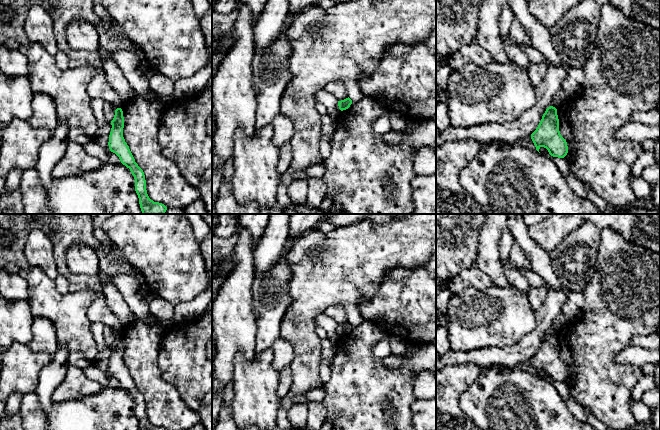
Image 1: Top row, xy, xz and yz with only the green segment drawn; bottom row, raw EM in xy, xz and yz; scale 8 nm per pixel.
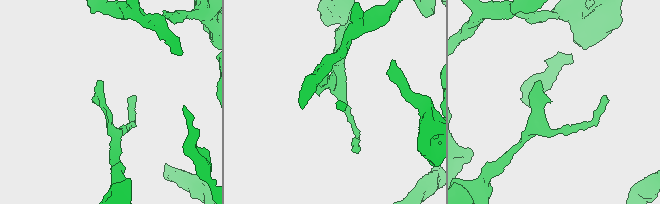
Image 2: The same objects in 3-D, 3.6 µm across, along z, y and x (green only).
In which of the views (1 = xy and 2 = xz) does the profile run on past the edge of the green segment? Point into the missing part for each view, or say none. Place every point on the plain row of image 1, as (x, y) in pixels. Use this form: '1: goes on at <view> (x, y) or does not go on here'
1: does not go on here
2: does not go on here

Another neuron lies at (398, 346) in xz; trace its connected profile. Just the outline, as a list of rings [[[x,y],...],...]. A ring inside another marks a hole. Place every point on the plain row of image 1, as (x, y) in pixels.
[[[393,335],[388,336],[388,338],[390,341],[392,354],[397,356],[403,356],[406,352],[407,342],[404,339]]]

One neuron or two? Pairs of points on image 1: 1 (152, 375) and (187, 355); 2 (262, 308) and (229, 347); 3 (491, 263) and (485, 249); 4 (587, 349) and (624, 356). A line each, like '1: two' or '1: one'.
1: two
2: two
3: one
4: two

